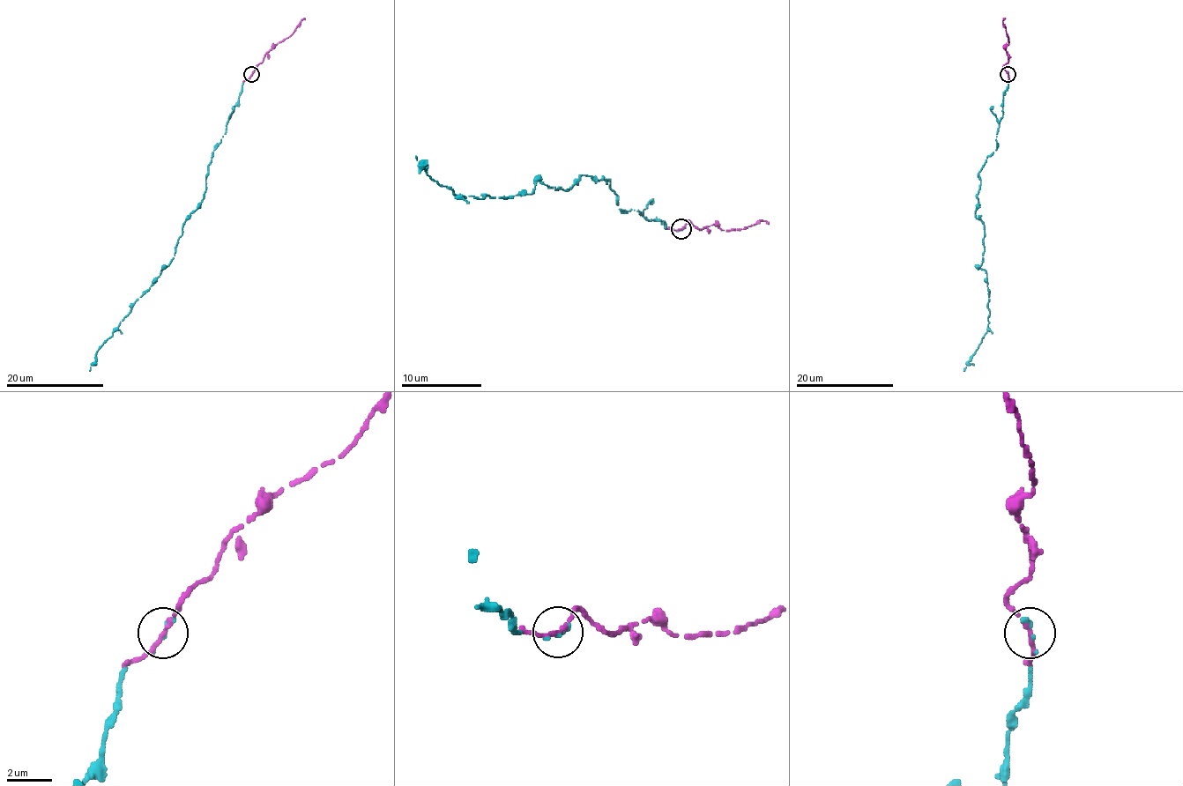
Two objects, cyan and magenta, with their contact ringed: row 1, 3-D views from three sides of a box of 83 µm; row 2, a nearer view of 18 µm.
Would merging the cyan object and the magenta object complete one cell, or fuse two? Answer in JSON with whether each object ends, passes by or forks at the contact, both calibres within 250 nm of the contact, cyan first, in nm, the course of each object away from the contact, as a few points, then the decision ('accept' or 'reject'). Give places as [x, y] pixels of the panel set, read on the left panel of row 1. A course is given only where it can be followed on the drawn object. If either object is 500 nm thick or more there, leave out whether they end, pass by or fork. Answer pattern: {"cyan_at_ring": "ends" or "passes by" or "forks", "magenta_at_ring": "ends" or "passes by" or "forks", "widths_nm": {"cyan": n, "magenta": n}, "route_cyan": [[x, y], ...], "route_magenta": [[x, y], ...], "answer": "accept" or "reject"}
{"cyan_at_ring": "ends", "magenta_at_ring": "passes by", "widths_nm": {"cyan": 150, "magenta": 200}, "route_cyan": [[252, 75], [243, 81], [238, 103], [212, 159], [204, 197], [183, 224], [174, 258], [134, 302], [89, 371]], "route_magenta": [[252, 74], [264, 55], [276, 43], [290, 36], [304, 18]], "answer": "accept"}

